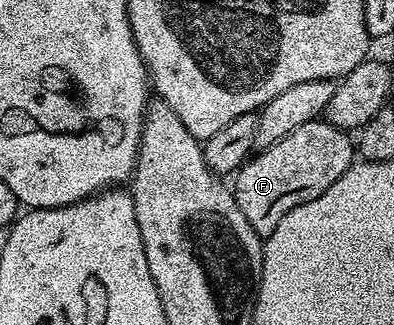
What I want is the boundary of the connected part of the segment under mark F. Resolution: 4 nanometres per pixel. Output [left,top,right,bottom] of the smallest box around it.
[231,118,355,237]

